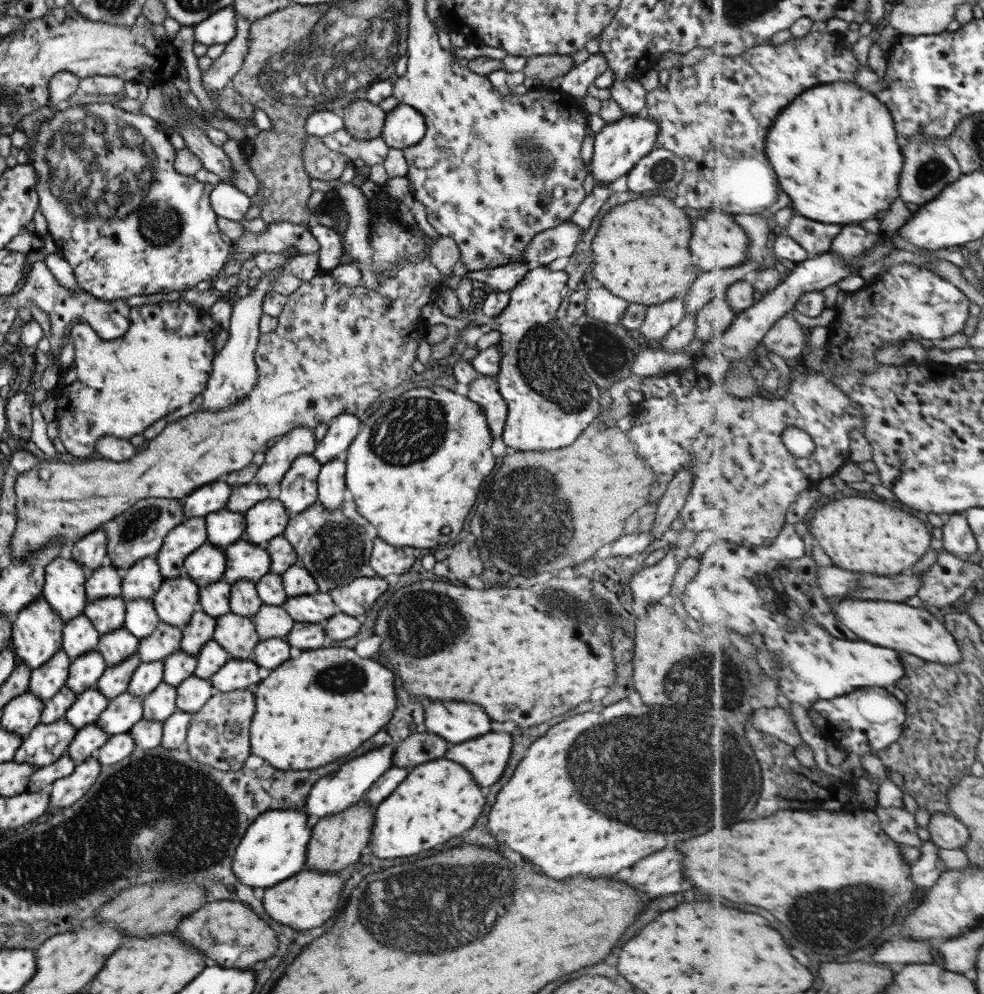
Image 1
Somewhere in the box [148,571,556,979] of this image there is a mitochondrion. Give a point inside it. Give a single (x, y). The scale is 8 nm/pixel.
(427, 916)

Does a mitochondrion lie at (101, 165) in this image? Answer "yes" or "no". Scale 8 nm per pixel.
yes

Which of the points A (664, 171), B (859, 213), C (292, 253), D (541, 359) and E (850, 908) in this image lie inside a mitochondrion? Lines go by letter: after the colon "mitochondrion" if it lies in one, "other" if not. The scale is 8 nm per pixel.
A: mitochondrion
B: other
C: other
D: mitochondrion
E: mitochondrion

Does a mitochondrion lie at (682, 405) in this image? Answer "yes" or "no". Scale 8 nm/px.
no

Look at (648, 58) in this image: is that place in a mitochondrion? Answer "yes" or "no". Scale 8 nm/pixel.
no

